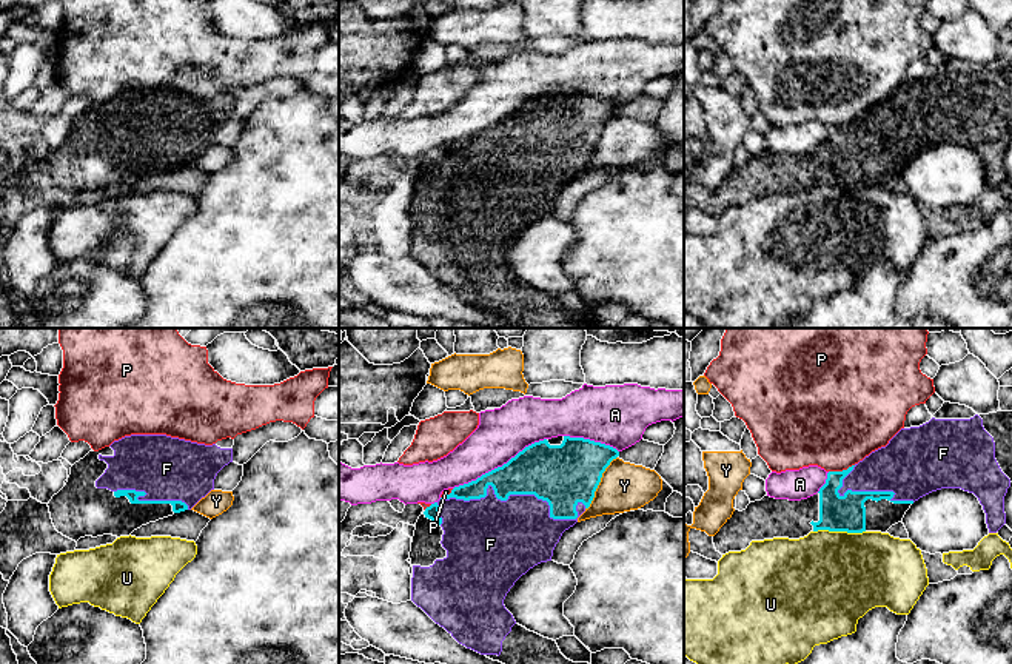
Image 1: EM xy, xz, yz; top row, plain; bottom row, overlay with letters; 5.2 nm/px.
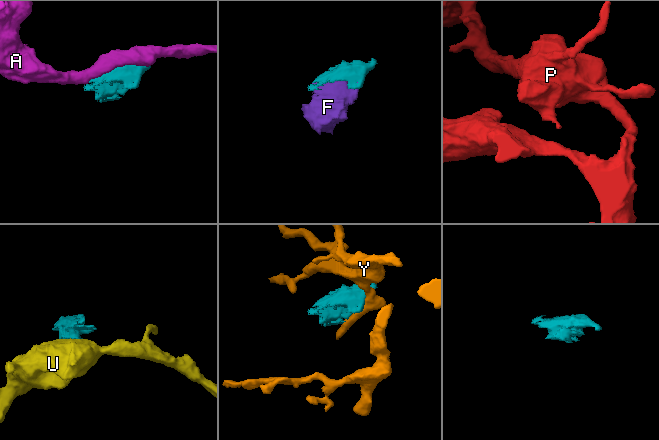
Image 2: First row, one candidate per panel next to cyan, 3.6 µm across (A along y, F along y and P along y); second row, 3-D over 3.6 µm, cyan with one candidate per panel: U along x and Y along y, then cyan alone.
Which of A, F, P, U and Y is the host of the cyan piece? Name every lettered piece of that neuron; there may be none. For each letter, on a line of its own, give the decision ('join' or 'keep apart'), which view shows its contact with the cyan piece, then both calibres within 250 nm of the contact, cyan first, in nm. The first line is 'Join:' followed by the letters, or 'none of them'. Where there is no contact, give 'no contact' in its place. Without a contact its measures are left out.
Join: F
A: keep apart | xz | 280/260 nm
F: join | xz | 320/400 nm
P: keep apart | yz | 190/460 nm
U: keep apart | yz | 190/480 nm
Y: keep apart | xz | 320/240 nm

